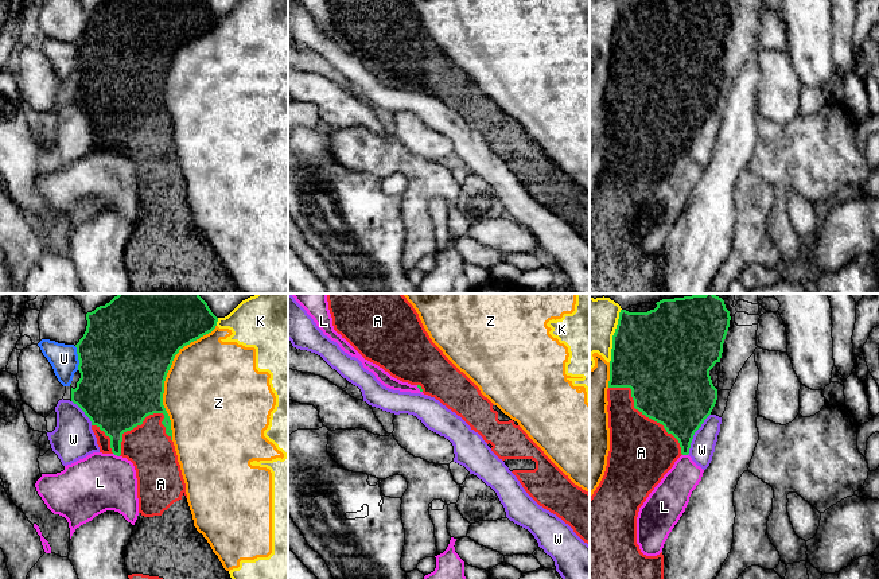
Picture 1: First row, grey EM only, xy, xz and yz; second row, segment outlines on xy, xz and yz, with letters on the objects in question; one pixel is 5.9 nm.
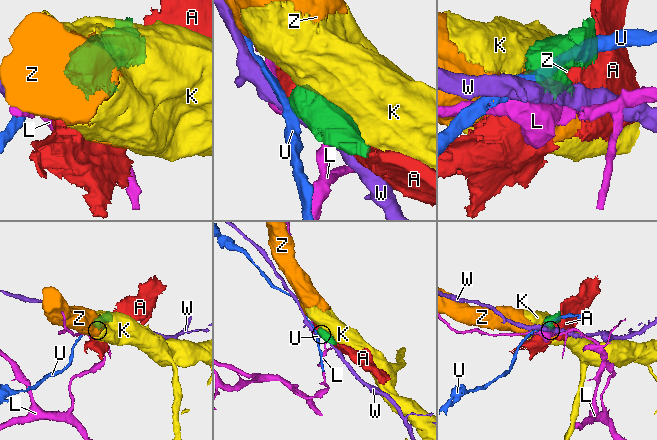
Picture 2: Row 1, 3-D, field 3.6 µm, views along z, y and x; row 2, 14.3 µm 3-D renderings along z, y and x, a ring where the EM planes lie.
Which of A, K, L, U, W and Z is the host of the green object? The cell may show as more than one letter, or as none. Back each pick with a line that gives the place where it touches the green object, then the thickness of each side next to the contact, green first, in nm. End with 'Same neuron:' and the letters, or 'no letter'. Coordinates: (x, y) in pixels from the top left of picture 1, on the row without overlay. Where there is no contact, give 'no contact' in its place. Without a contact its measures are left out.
A: yz (644, 112) | 480/380 nm
Same neuron: A

